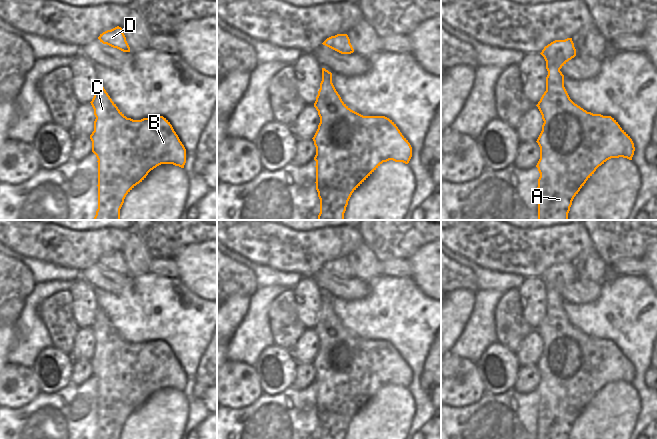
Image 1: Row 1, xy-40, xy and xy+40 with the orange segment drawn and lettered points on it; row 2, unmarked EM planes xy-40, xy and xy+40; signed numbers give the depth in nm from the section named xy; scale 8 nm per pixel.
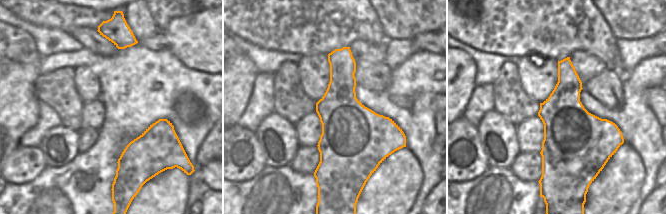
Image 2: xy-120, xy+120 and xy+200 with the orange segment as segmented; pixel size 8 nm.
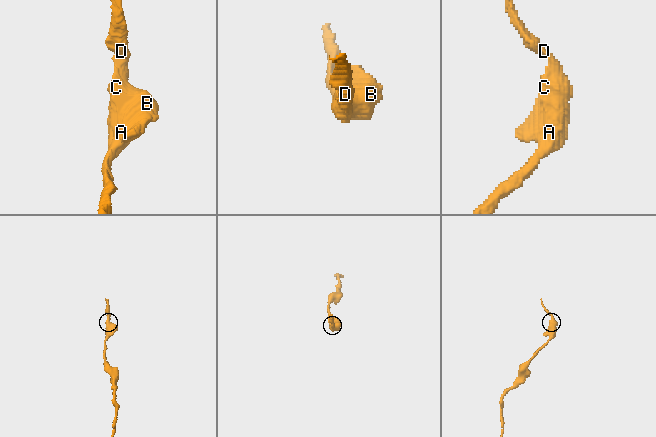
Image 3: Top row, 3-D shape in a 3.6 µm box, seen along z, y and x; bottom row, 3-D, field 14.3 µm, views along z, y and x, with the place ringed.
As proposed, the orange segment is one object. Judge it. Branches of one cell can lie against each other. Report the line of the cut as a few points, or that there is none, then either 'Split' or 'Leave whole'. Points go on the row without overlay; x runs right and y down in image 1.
No split. Leave whole

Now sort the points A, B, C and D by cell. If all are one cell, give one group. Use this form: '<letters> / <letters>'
A B C D

